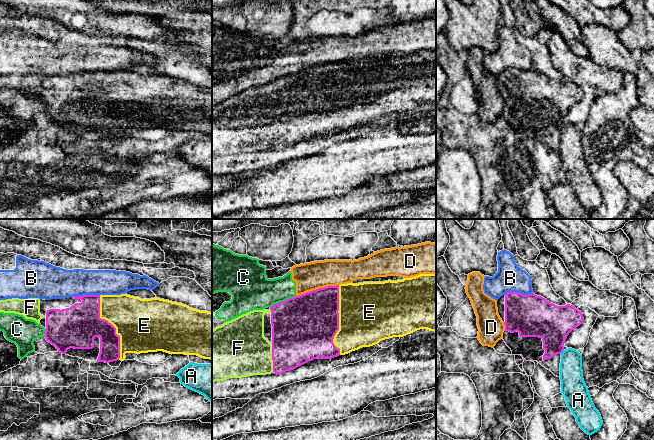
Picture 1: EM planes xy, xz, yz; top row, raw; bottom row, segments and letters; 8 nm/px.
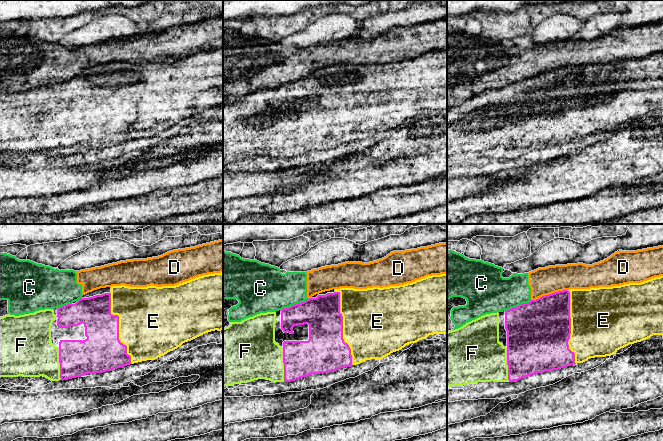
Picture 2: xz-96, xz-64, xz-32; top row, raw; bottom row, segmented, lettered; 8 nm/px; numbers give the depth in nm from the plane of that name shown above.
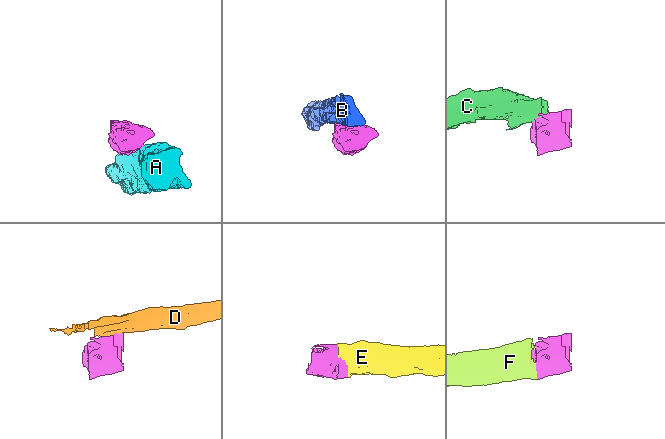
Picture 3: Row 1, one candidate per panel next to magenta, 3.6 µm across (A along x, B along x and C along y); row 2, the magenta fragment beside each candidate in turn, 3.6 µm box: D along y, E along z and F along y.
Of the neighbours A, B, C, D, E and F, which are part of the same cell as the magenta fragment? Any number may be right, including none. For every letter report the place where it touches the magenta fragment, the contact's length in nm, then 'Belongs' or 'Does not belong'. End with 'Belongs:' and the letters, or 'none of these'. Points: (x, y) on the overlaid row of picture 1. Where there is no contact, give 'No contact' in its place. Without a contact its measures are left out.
A: Touches magenta at yz (562, 351). Shared border 50 nm. Does not belong
B: Touches magenta at yz (518, 293). Shared border 240 nm. Does not belong
C: Touches magenta at xz (282, 302). Shared border 220 nm. Does not belong
D: Touches magenta at xz (317, 289). Shared border 360 nm. Does not belong
E: Touches magenta at xy (112, 325). Shared border 550 nm. Belongs
F: Touches magenta at xz (272, 357). Shared border 240 nm. Belongs
Belongs: E, F

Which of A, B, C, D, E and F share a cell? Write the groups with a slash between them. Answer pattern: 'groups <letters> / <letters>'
groups A / B / C D / E F

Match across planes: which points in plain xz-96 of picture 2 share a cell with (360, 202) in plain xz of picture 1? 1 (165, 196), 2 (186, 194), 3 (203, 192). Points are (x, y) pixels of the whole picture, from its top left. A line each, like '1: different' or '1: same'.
1: same
2: same
3: same

